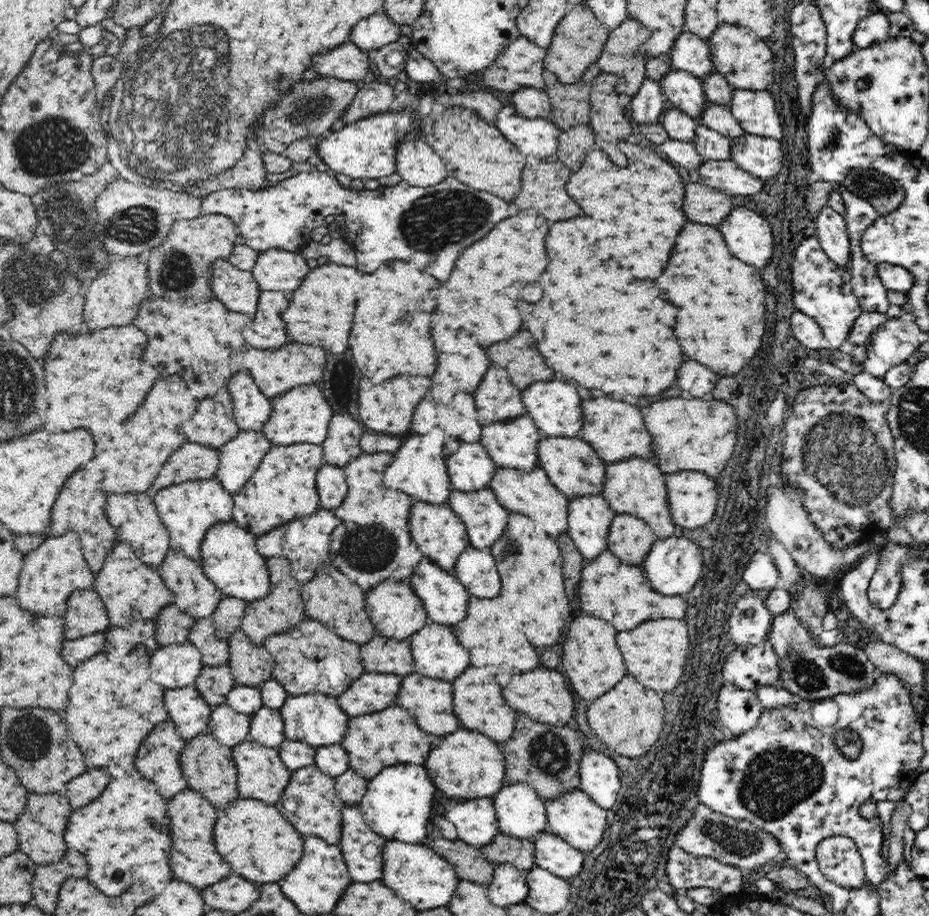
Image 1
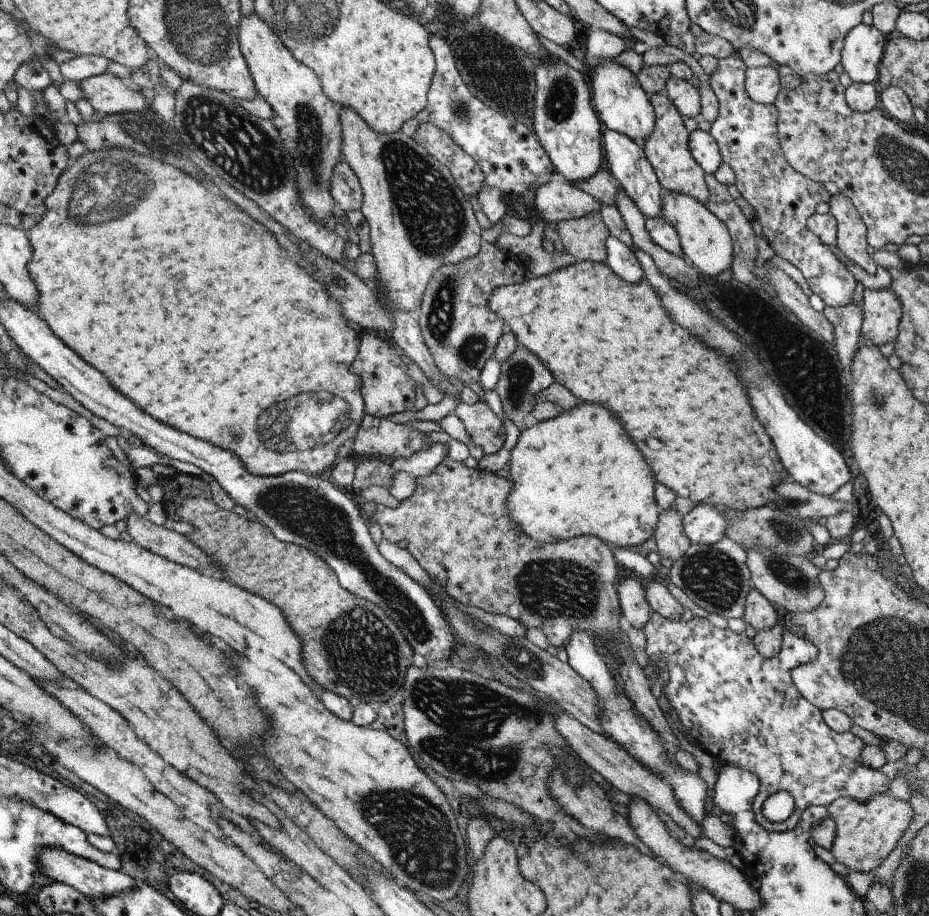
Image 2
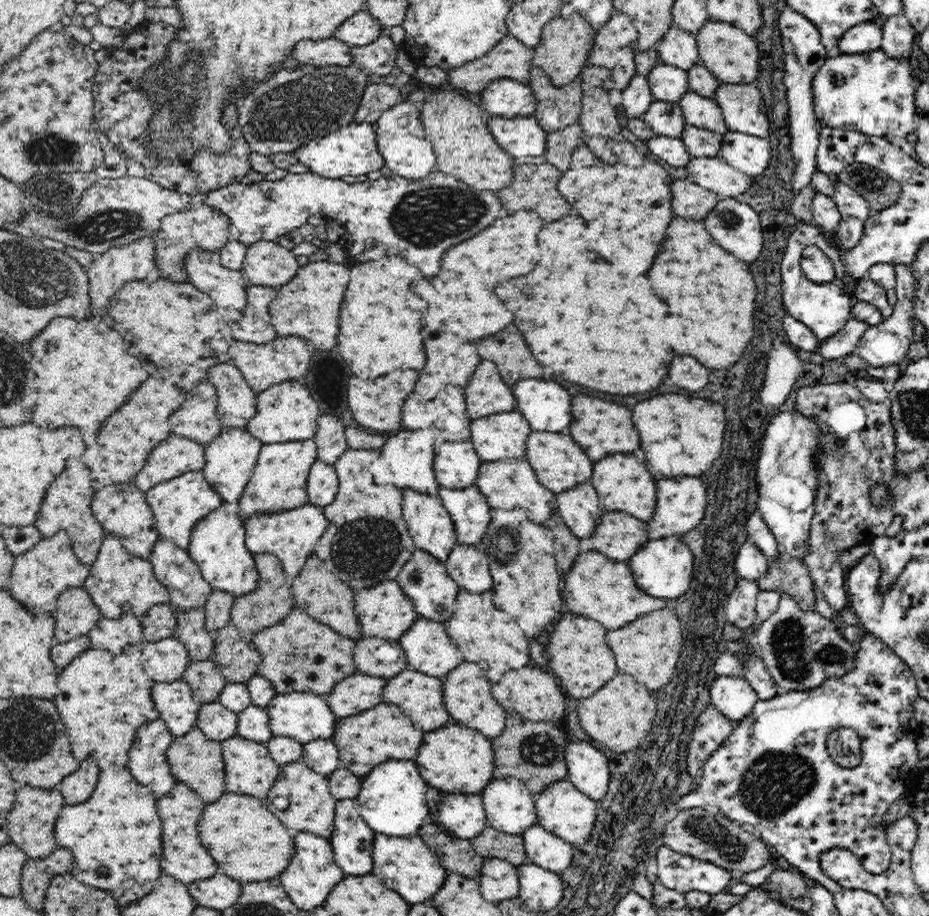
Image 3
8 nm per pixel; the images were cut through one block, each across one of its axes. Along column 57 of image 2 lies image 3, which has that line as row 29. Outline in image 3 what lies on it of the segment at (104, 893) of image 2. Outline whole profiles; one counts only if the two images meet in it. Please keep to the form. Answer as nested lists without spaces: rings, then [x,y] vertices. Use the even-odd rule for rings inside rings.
[[[881,19],[852,26],[844,32],[838,50],[841,54],[859,54],[879,50],[883,40]]]

